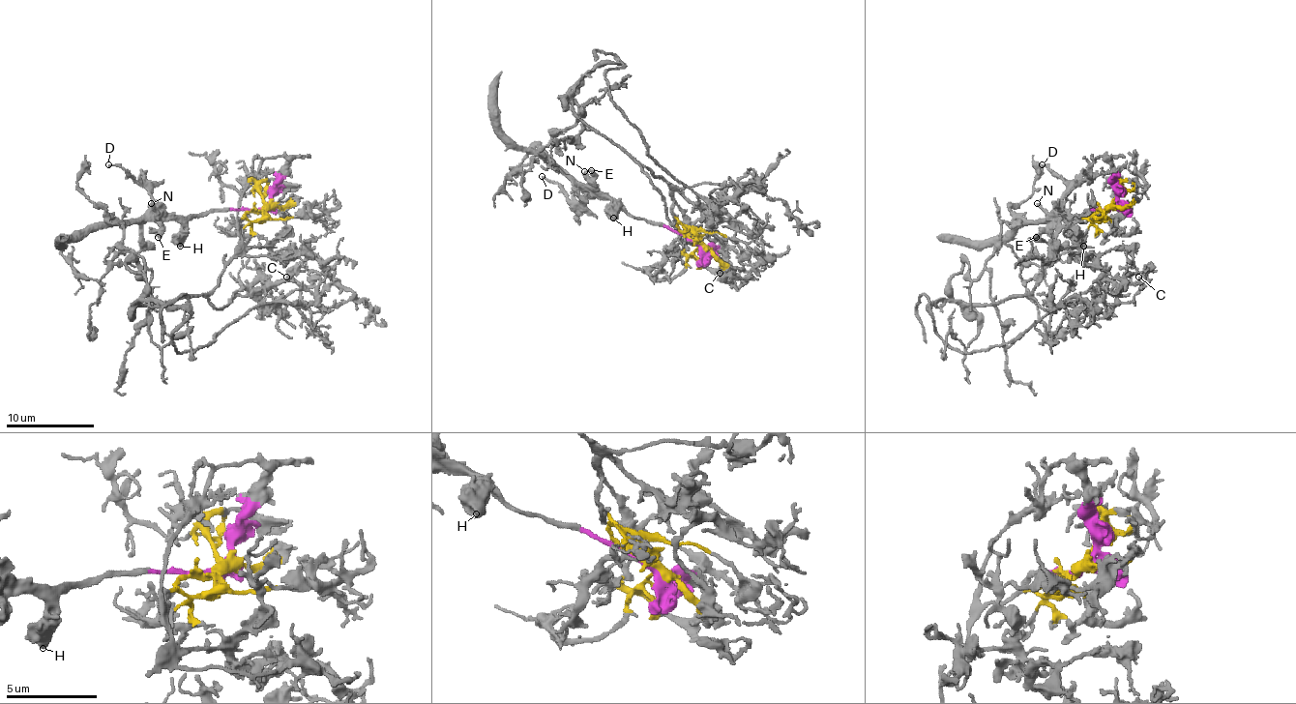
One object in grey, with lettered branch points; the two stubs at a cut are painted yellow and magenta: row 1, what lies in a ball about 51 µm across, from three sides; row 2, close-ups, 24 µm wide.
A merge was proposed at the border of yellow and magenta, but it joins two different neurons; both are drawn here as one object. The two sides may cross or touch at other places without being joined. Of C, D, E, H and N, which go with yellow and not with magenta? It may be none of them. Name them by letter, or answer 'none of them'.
C

